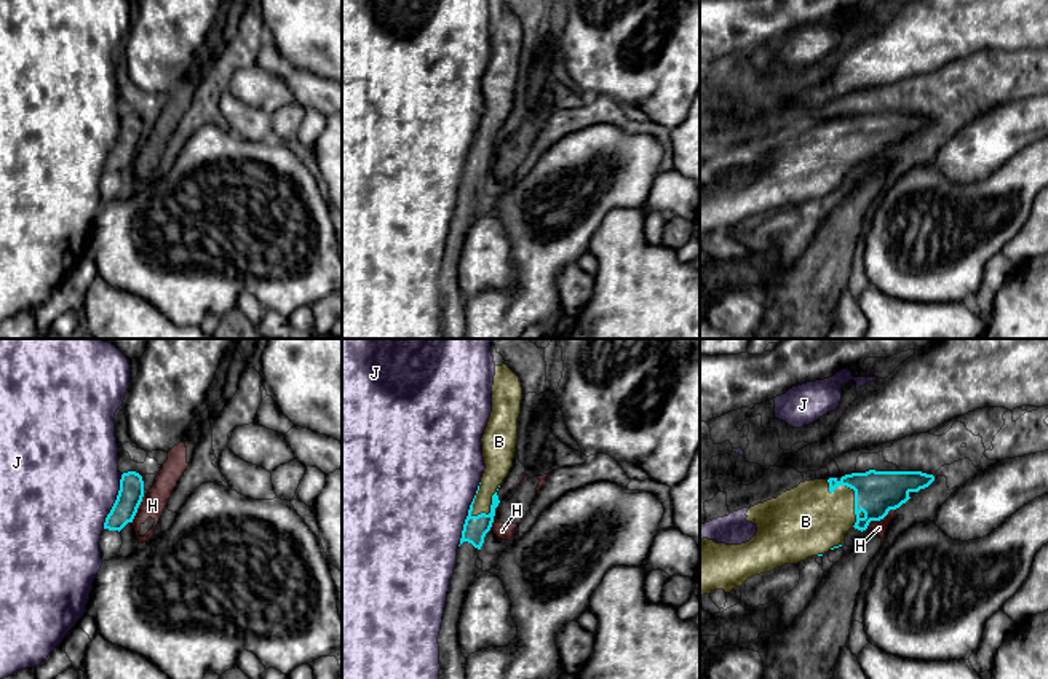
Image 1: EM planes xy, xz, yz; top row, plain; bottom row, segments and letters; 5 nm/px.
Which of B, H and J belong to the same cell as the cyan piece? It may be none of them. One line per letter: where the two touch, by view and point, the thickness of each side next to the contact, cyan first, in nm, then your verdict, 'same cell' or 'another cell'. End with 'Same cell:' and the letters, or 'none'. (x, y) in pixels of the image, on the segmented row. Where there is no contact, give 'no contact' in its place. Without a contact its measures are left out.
B: yz (853, 489) | 220/320 nm | same cell
H: yz (879, 520) | 220/80 nm | another cell
J: xz (468, 513) | 120/480 nm | another cell
Same cell: B

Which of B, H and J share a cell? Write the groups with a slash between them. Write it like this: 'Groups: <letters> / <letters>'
Groups: B / H / J

